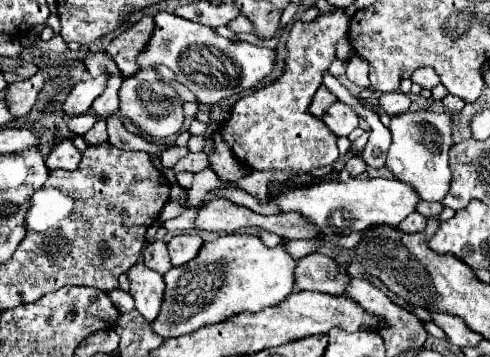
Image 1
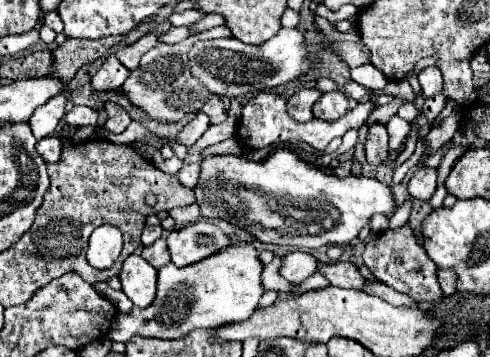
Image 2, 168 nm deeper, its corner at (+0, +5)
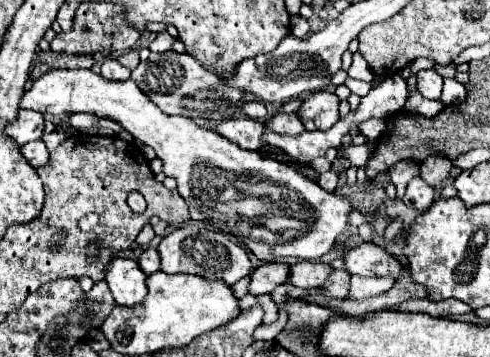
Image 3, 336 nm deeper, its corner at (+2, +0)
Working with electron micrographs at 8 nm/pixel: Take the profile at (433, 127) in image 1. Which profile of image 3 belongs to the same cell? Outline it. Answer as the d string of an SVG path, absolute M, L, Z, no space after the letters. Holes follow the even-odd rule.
M420 176L412 178L408 188L406 188L406 194L404 194L404 204L410 206L410 208L416 208L416 210L428 210L434 202L434 194L436 190L430 188Z

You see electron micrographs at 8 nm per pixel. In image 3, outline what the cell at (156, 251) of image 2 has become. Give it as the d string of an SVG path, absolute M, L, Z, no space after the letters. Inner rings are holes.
M146 248L144 252L142 252L142 256L138 258L138 264L140 264L140 268L150 276L150 274L154 274L154 272L158 272L160 270L160 256L158 256L158 250L156 248Z

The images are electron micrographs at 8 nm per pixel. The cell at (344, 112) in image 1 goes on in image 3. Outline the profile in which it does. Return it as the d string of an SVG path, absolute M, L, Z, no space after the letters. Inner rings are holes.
M320 90L302 102L298 116L304 122L306 130L328 130L340 118L338 106L340 106L340 100L334 92Z

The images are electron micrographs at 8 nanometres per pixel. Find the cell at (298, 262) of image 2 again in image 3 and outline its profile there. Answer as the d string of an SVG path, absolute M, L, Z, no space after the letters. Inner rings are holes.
M262 264L252 272L252 282L250 282L250 294L270 294L276 286L284 284L290 276L290 264Z

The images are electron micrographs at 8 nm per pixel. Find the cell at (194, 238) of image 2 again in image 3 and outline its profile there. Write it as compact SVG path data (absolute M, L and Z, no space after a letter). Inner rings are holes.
M186 224L164 236L158 244L158 254L166 274L198 274L204 278L222 278L232 286L252 272L252 264L244 248L232 242L224 232L214 232L198 224Z

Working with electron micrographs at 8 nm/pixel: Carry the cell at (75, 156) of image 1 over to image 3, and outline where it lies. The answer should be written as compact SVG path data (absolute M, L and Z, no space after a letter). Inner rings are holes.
M42 140L22 146L22 154L26 154L26 160L34 168L40 168L40 166L44 166L48 162L48 148L46 148L46 144Z

